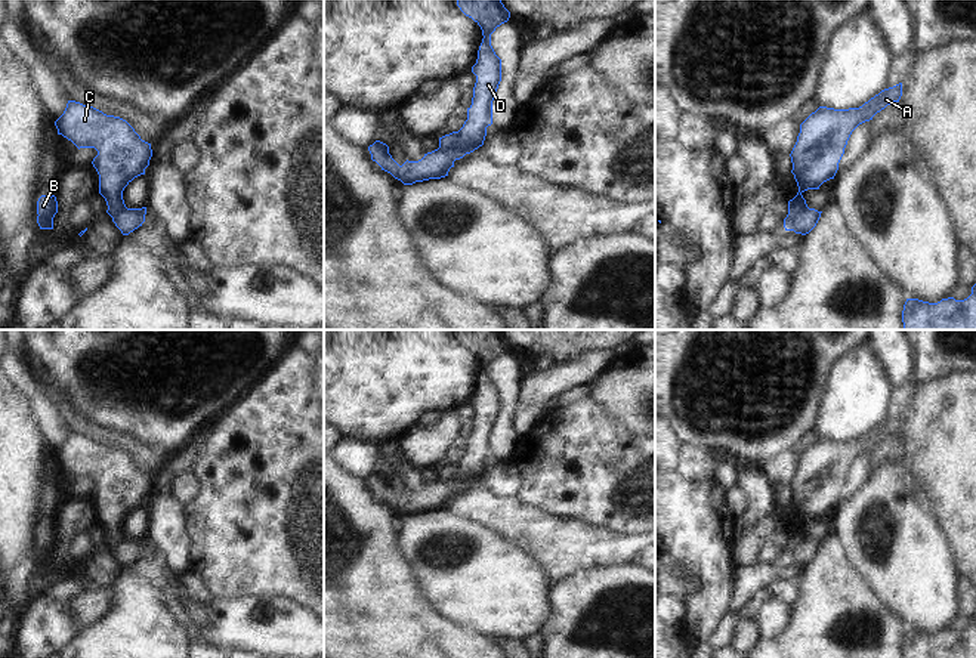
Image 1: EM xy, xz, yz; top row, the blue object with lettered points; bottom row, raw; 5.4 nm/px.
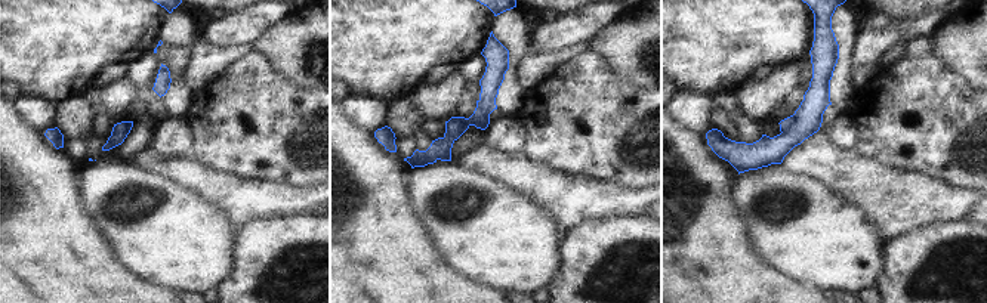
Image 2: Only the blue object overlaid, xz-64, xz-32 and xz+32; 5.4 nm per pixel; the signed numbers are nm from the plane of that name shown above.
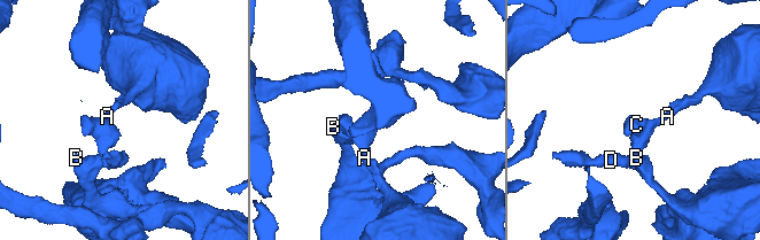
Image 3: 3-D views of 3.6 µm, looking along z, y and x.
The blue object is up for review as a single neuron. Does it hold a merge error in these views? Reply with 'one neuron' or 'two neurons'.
two neurons

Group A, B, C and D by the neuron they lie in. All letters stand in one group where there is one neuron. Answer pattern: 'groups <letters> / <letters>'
groups A C / B D

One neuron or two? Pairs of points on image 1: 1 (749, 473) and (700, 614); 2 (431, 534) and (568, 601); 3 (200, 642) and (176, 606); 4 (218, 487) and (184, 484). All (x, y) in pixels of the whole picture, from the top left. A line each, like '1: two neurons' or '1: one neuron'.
1: two neurons
2: two neurons
3: one neuron
4: two neurons

